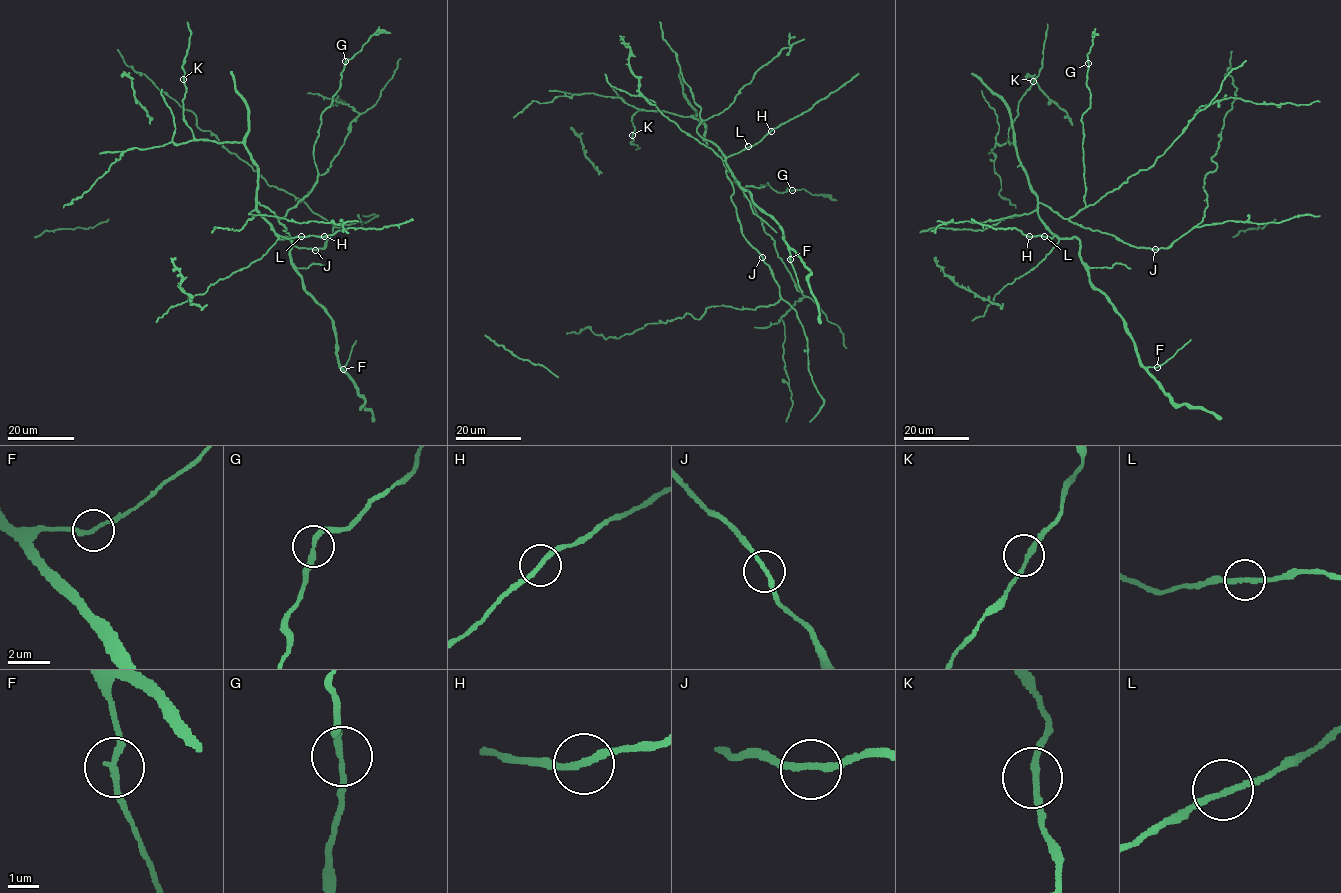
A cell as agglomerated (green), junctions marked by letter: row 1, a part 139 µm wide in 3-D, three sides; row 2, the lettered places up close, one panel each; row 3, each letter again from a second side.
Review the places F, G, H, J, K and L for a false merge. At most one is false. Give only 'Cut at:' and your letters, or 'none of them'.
Cut at: none of them

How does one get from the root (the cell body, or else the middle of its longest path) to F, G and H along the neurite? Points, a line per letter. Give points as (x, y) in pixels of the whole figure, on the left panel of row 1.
F: (303, 247), (294, 244), (269, 208), (256, 204), (278, 237), (291, 241), (291, 263), (333, 322), (343, 369)
G: (303, 247), (294, 244), (278, 221), (317, 180), (313, 147), (320, 114), (340, 85), (345, 62)
H: (303, 247), (294, 244), (283, 231), (286, 228), (269, 208), (256, 204), (256, 212), (279, 236), (324, 236)

